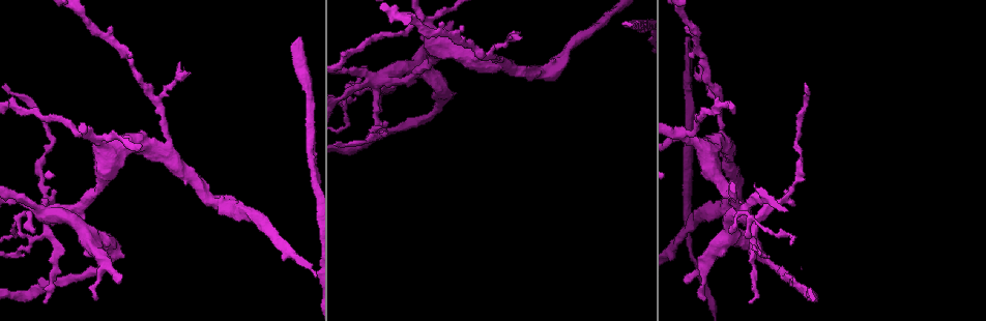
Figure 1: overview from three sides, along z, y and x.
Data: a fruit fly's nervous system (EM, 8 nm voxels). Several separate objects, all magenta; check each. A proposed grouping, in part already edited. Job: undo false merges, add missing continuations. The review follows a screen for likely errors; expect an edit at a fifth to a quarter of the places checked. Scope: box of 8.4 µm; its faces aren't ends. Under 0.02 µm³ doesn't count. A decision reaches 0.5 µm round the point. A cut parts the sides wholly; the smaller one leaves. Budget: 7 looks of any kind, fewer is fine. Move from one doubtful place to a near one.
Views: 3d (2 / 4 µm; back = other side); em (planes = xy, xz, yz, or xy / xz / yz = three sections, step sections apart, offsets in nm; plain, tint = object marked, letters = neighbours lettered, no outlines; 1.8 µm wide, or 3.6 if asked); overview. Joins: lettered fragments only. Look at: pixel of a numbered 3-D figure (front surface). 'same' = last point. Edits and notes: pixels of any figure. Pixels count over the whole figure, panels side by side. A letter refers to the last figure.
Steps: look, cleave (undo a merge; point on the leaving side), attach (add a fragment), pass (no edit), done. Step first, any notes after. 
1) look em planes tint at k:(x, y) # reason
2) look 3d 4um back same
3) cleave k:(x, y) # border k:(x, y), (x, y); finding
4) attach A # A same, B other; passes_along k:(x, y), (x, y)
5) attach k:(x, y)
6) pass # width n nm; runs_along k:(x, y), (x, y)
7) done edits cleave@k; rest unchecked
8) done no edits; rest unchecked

look 3d 4um at 1:(380, 81) # sharp bend

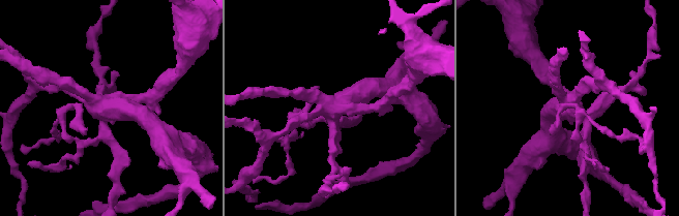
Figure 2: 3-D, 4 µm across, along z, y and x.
look em planes letters at 2:(572, 110)

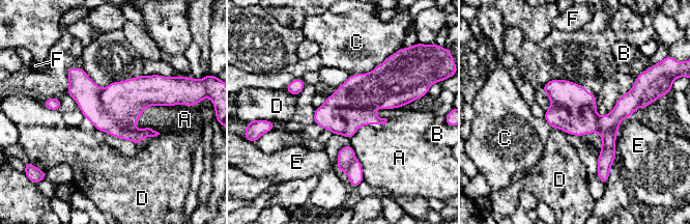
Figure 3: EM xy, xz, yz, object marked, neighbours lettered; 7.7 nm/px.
cleave 3:(364, 91) # width 360 nm; A other, B other, C other, D other, E other, F other; two cells meet here

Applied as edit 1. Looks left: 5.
look overview # redraw

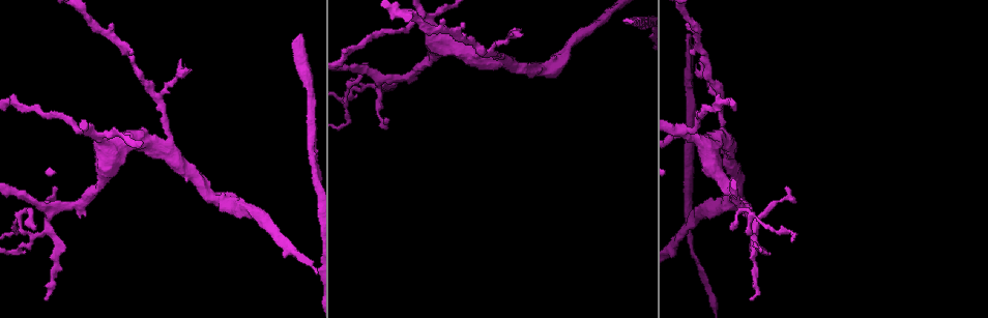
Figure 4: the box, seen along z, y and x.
look 3d 2um at 4:(633, 23) # branch stops here

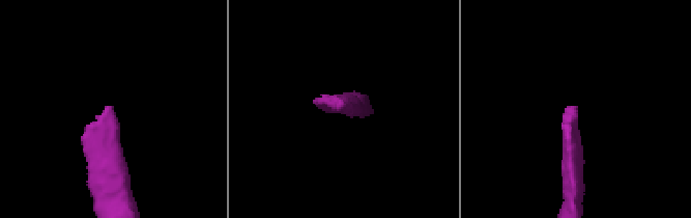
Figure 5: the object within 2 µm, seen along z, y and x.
look em xy step 16 letters at 5:(574, 108) # now the EM

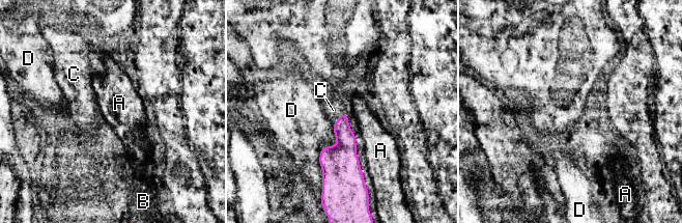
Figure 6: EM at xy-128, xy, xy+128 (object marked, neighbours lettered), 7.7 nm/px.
look em planes letters same

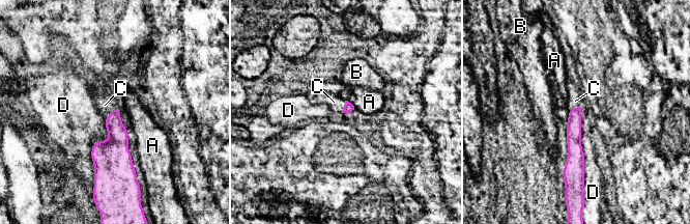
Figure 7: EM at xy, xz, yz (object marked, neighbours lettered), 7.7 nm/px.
attach C # longest_contact D 480 nm; A other, B other, C same, D other; passes_along 7:(117, 143), (111, 112), (105, 105); the cell continues

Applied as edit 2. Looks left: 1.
done edits cleave@3, attach@7; rest unchecked

